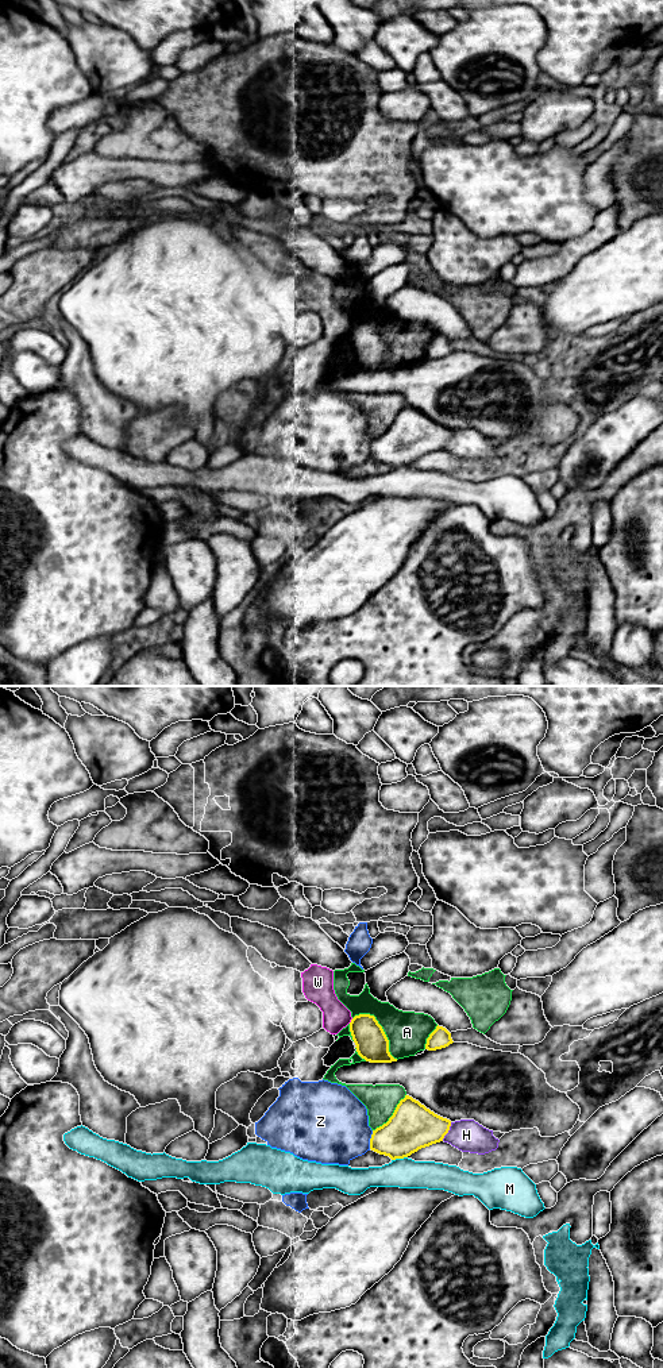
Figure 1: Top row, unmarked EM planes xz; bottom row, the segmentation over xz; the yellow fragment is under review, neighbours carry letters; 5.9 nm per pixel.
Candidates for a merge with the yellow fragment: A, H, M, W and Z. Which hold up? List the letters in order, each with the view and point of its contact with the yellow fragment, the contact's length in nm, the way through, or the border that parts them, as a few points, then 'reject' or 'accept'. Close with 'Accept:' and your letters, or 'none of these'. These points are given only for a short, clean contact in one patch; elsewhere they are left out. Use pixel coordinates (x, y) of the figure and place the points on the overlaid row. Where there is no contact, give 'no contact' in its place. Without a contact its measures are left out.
A: meets yellow in xz at (382, 1029); contact 380 nm long; reject
H: meets yellow in xz at (447, 1132); contact 130 nm long; reject
M: meets yellow in xz at (399, 1158); contact 100 nm long; reject
W: meets yellow in xz at (351, 1021); contact 40 nm long; border along xz (353, 1018), (349, 1022); reject
Z: meets yellow in xz at (370, 1140); contact 110 nm long; reject
Accept: none of these

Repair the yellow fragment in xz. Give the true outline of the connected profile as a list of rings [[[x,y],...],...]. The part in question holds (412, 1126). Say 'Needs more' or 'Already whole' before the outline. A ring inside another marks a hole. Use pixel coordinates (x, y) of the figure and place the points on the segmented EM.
Already whole. [[[405,1095],[389,1121],[373,1130],[370,1149],[392,1160],[404,1159],[421,1148],[443,1141],[450,1126],[450,1120]]]

